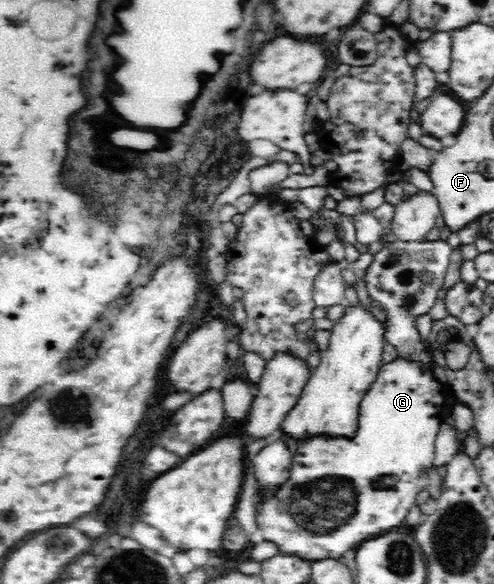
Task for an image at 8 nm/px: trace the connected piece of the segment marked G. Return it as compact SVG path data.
M398 356L383 364L361 403L364 408L368 406L368 412L372 412L376 428L368 432L364 424L358 424L358 430L352 438L326 436L326 433L302 435L296 444L296 455L293 456L294 462L288 480L274 490L259 492L255 521L264 536L263 541L275 544L282 556L299 558L308 563L328 558L338 560L344 556L346 550L355 549L372 536L388 533L392 528L404 524L410 508L416 504L418 492L423 489L418 488L418 476L435 466L434 440L438 434L438 426L443 421L445 400L445 384L422 361L412 362Z

